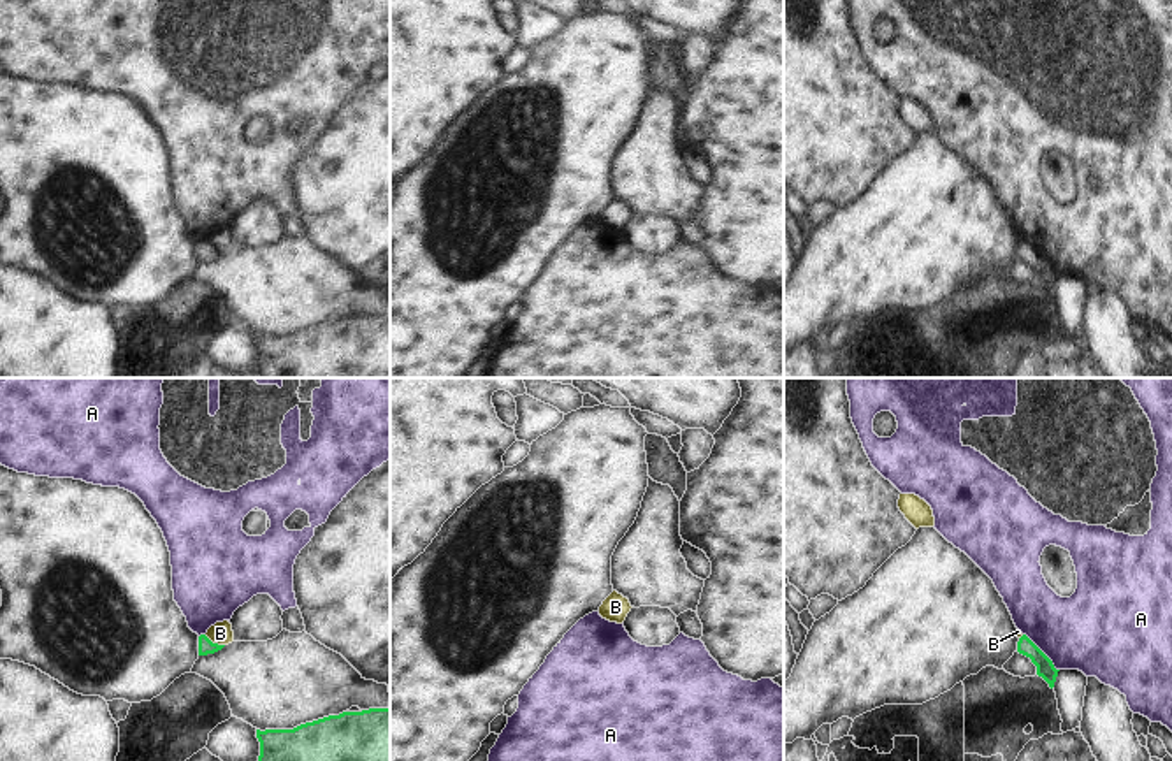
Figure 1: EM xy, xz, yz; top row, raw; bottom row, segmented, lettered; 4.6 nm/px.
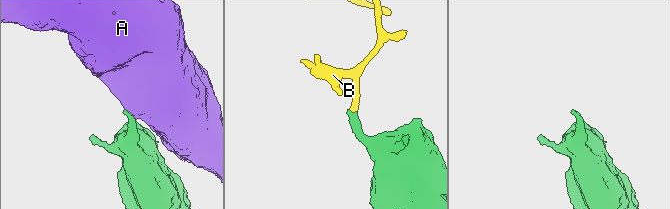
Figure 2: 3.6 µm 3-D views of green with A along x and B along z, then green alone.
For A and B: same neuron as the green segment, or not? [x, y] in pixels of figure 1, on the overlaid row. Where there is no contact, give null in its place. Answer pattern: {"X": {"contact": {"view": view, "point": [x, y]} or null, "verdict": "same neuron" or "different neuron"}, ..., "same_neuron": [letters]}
{"A": {"contact": {"view": "yz", "point": [1042, 652]}, "verdict": "different neuron"}, "B": {"contact": {"view": "xy", "point": [215, 644]}, "verdict": "different neuron"}, "same_neuron": []}

